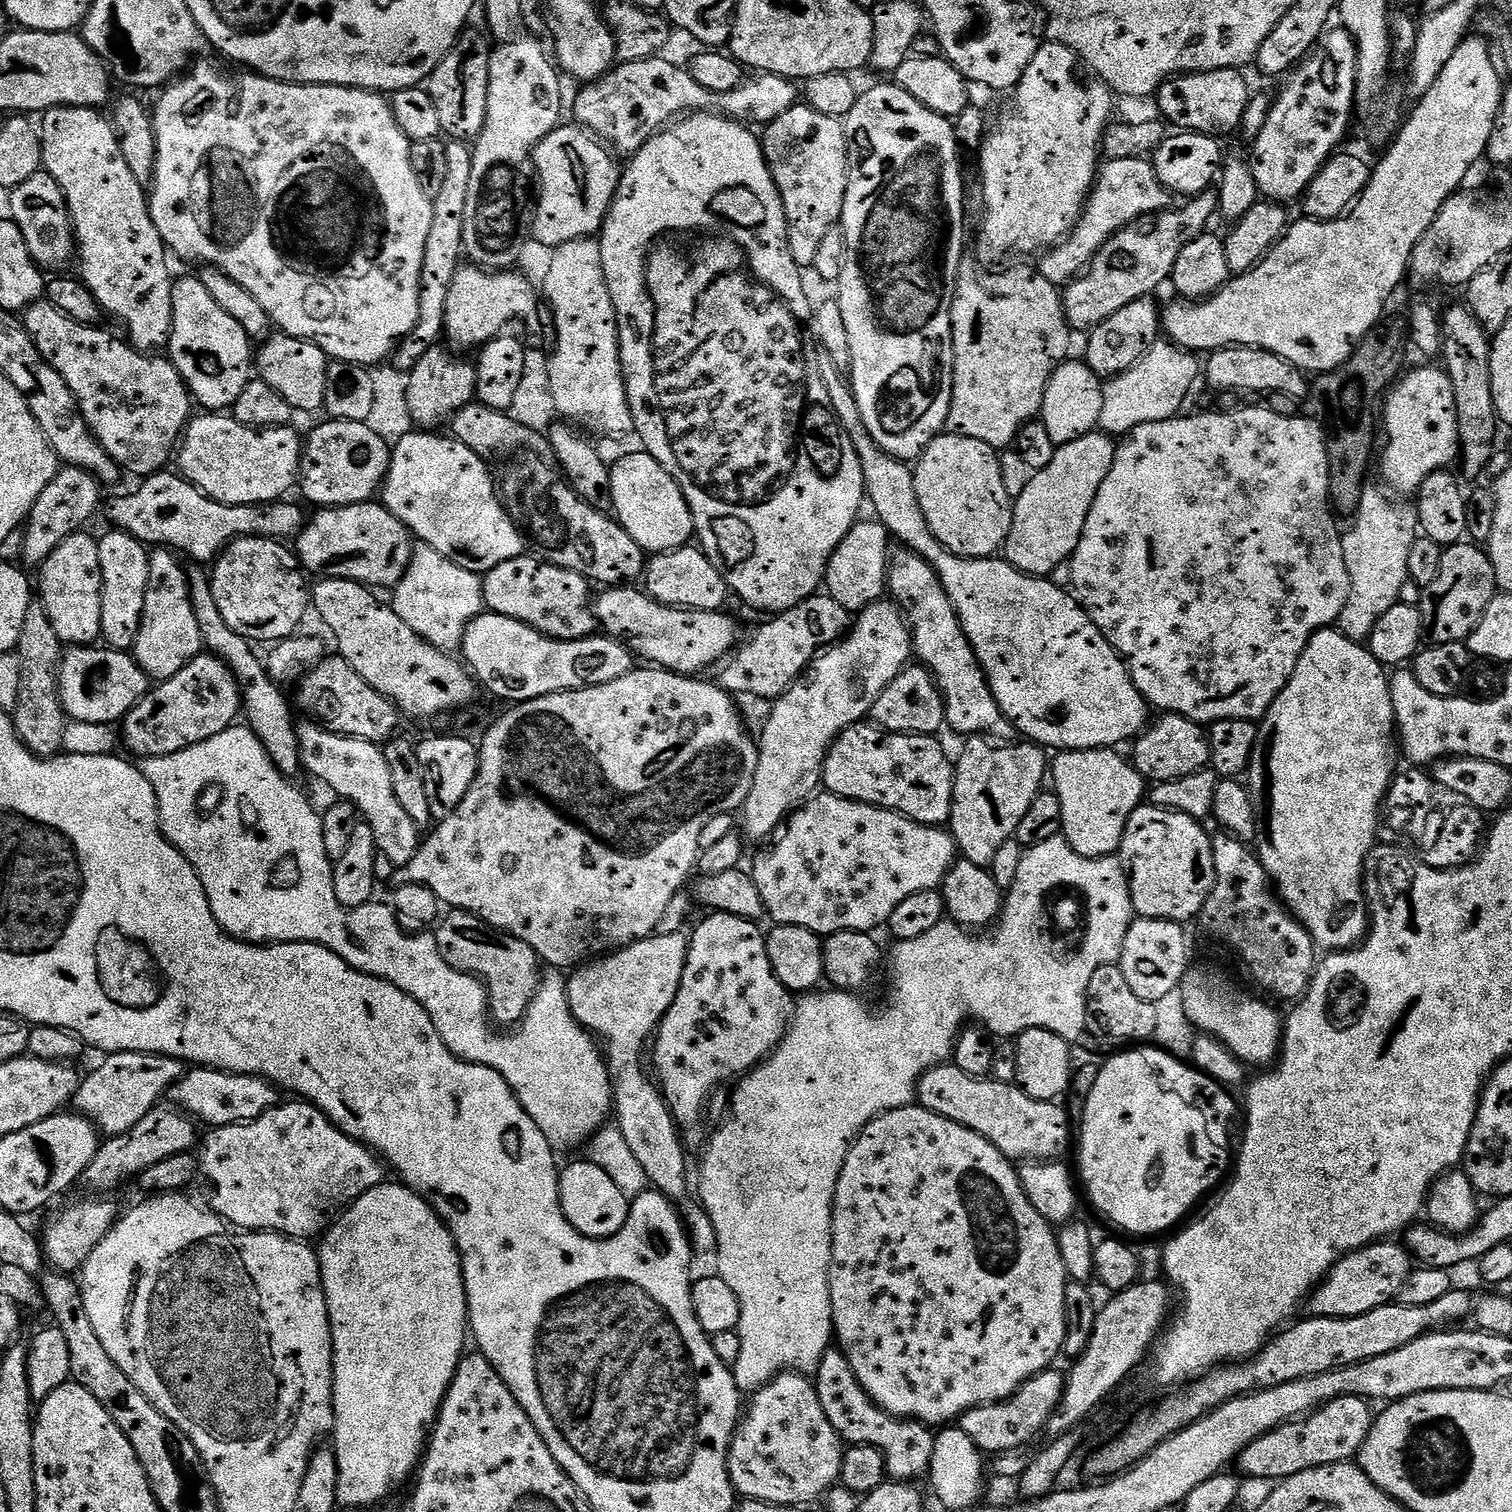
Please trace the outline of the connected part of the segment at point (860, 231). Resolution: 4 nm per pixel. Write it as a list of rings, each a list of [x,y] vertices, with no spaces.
[[[894,82],[876,84],[857,95],[854,110],[842,121],[844,133],[848,139],[848,181],[846,198],[842,202],[842,214],[839,227],[844,234],[848,260],[838,281],[840,293],[838,299],[842,306],[842,319],[846,321],[846,335],[850,337],[850,383],[852,393],[862,412],[862,422],[870,430],[870,438],[886,454],[905,462],[915,461],[923,454],[925,446],[935,436],[945,431],[944,423],[952,401],[952,383],[954,382],[954,346],[952,345],[952,300],[956,296],[956,279],[965,263],[964,257],[964,168],[960,165],[962,147],[956,140],[956,125],[942,114],[934,114],[914,94],[906,94]]]

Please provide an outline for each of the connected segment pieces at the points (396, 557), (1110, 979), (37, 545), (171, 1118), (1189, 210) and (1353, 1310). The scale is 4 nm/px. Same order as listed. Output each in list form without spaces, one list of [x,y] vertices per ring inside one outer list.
[[[383,503],[346,504],[343,508],[321,507],[313,512],[316,513],[313,516],[311,513],[310,519],[294,540],[294,551],[301,565],[309,573],[320,572],[316,574],[333,580],[357,580],[359,584],[373,590],[392,590],[402,582],[412,561],[414,537],[401,520],[390,514],[390,510],[384,507]]]
[[[1107,964],[1094,973],[1094,978],[1090,978],[1086,1002],[1086,1026],[1089,1037],[1093,1036],[1096,1040],[1113,1040],[1114,1043],[1120,1044],[1116,1046],[1132,1046],[1137,1042],[1148,1042],[1155,1034],[1155,1006],[1153,1001],[1143,1000],[1138,998],[1138,994],[1134,994],[1134,989],[1130,986],[1130,982],[1126,982],[1126,974],[1122,974],[1119,964]]]
[[[61,467],[55,478],[38,494],[38,502],[34,502],[32,513],[29,514],[24,530],[24,554],[22,557],[25,565],[33,564],[39,566],[66,542],[75,532],[81,531],[85,527],[84,523],[95,514],[101,511],[100,491],[102,485],[96,477],[91,476],[86,470],[81,468]]]
[[[161,1102],[149,1110],[146,1118],[138,1122],[128,1132],[121,1136],[105,1139],[100,1149],[94,1154],[94,1162],[84,1171],[82,1184],[93,1188],[93,1193],[108,1194],[111,1188],[119,1186],[123,1180],[139,1177],[141,1172],[150,1170],[150,1166],[163,1162],[166,1158],[174,1158],[174,1154],[192,1152],[197,1147],[196,1128],[198,1124],[193,1117],[182,1109],[168,1102]]]
[[[1209,190],[1181,204],[1184,204],[1181,208],[1176,206],[1167,212],[1157,212],[1151,218],[1123,228],[1110,242],[1106,242],[1106,246],[1102,246],[1087,271],[1063,289],[1064,313],[1069,328],[1087,334],[1106,322],[1110,314],[1118,314],[1122,306],[1130,306],[1130,302],[1152,296],[1155,288],[1171,277],[1178,254],[1186,250],[1194,238],[1209,231],[1208,223],[1218,212],[1218,196]]]
[[[1377,1242],[1346,1254],[1328,1271],[1306,1301],[1312,1316],[1350,1318],[1378,1310],[1378,1306],[1393,1303],[1399,1297],[1406,1278],[1414,1270],[1414,1261],[1405,1245],[1397,1242]]]

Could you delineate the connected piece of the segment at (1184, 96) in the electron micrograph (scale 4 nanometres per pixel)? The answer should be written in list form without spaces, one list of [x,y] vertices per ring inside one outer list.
[[[1227,68],[1174,76],[1156,93],[1154,103],[1160,107],[1159,115],[1169,125],[1172,123],[1173,129],[1225,138],[1224,136],[1230,135],[1231,132],[1235,133],[1239,129],[1242,118],[1246,114],[1250,91],[1248,92],[1248,84],[1244,81],[1244,74],[1241,69]]]

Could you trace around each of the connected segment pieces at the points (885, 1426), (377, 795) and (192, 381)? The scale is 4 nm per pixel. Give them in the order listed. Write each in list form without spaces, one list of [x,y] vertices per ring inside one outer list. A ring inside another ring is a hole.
[[[829,1347],[828,1352],[822,1354],[822,1362],[814,1374],[814,1383],[818,1402],[822,1402],[822,1410],[826,1418],[830,1418],[830,1426],[840,1433],[845,1445],[874,1446],[882,1454],[893,1481],[916,1482],[919,1476],[929,1475],[936,1445],[933,1429],[918,1420],[902,1420],[879,1408],[870,1394],[862,1390],[858,1378],[854,1378],[854,1370],[850,1370],[850,1362],[846,1362],[839,1347]]]
[[[304,723],[298,728],[303,771],[328,784],[329,790],[337,792],[341,801],[353,804],[363,823],[374,830],[374,842],[379,855],[390,858],[397,869],[406,866],[420,848],[422,830],[398,803],[383,747],[371,744],[368,740],[355,740],[353,736],[339,736],[322,724]]]
[[[195,275],[184,276],[172,286],[172,333],[167,355],[186,382],[192,399],[204,410],[228,410],[254,376],[254,344],[246,330],[214,302]]]

